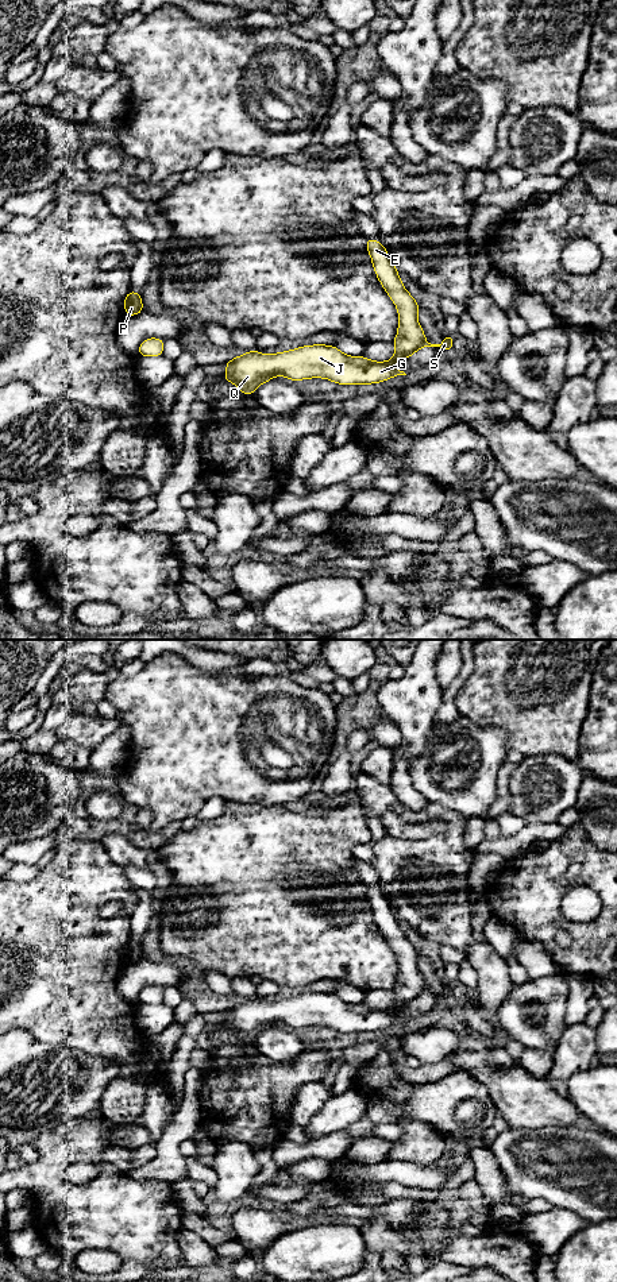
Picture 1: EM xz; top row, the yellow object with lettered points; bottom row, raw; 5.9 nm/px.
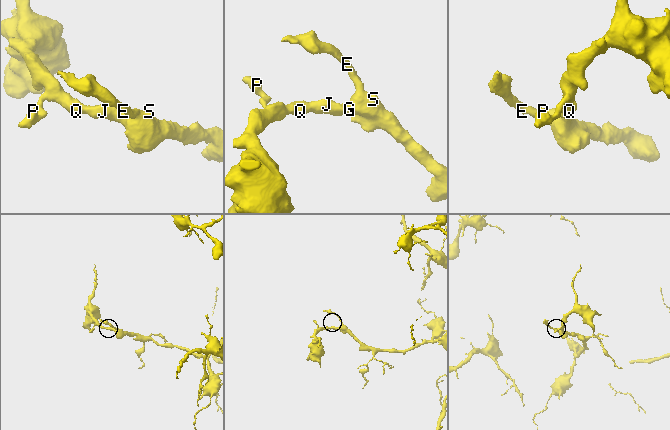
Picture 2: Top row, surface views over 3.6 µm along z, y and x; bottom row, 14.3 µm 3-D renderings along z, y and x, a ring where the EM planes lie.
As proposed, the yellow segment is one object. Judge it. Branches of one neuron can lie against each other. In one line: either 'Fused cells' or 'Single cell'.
Single cell

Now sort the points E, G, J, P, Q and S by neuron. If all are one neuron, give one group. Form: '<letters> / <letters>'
E G J P Q S

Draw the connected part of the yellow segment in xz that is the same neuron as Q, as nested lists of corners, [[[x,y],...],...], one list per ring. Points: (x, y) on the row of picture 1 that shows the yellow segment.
[[[366,239],[366,247],[373,260],[374,271],[398,309],[398,331],[393,340],[396,355],[389,362],[373,362],[362,356],[344,355],[333,345],[305,345],[296,350],[266,356],[248,351],[225,363],[223,378],[239,387],[246,395],[273,377],[286,377],[293,382],[308,378],[325,378],[338,385],[369,385],[406,375],[396,364],[412,356],[421,347],[440,347],[451,354],[455,336],[446,333],[440,344],[425,340],[417,321],[419,302],[404,287],[386,248],[374,239]]]

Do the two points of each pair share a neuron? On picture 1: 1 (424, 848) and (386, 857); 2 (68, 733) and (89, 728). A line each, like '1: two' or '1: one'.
1: one
2: one

